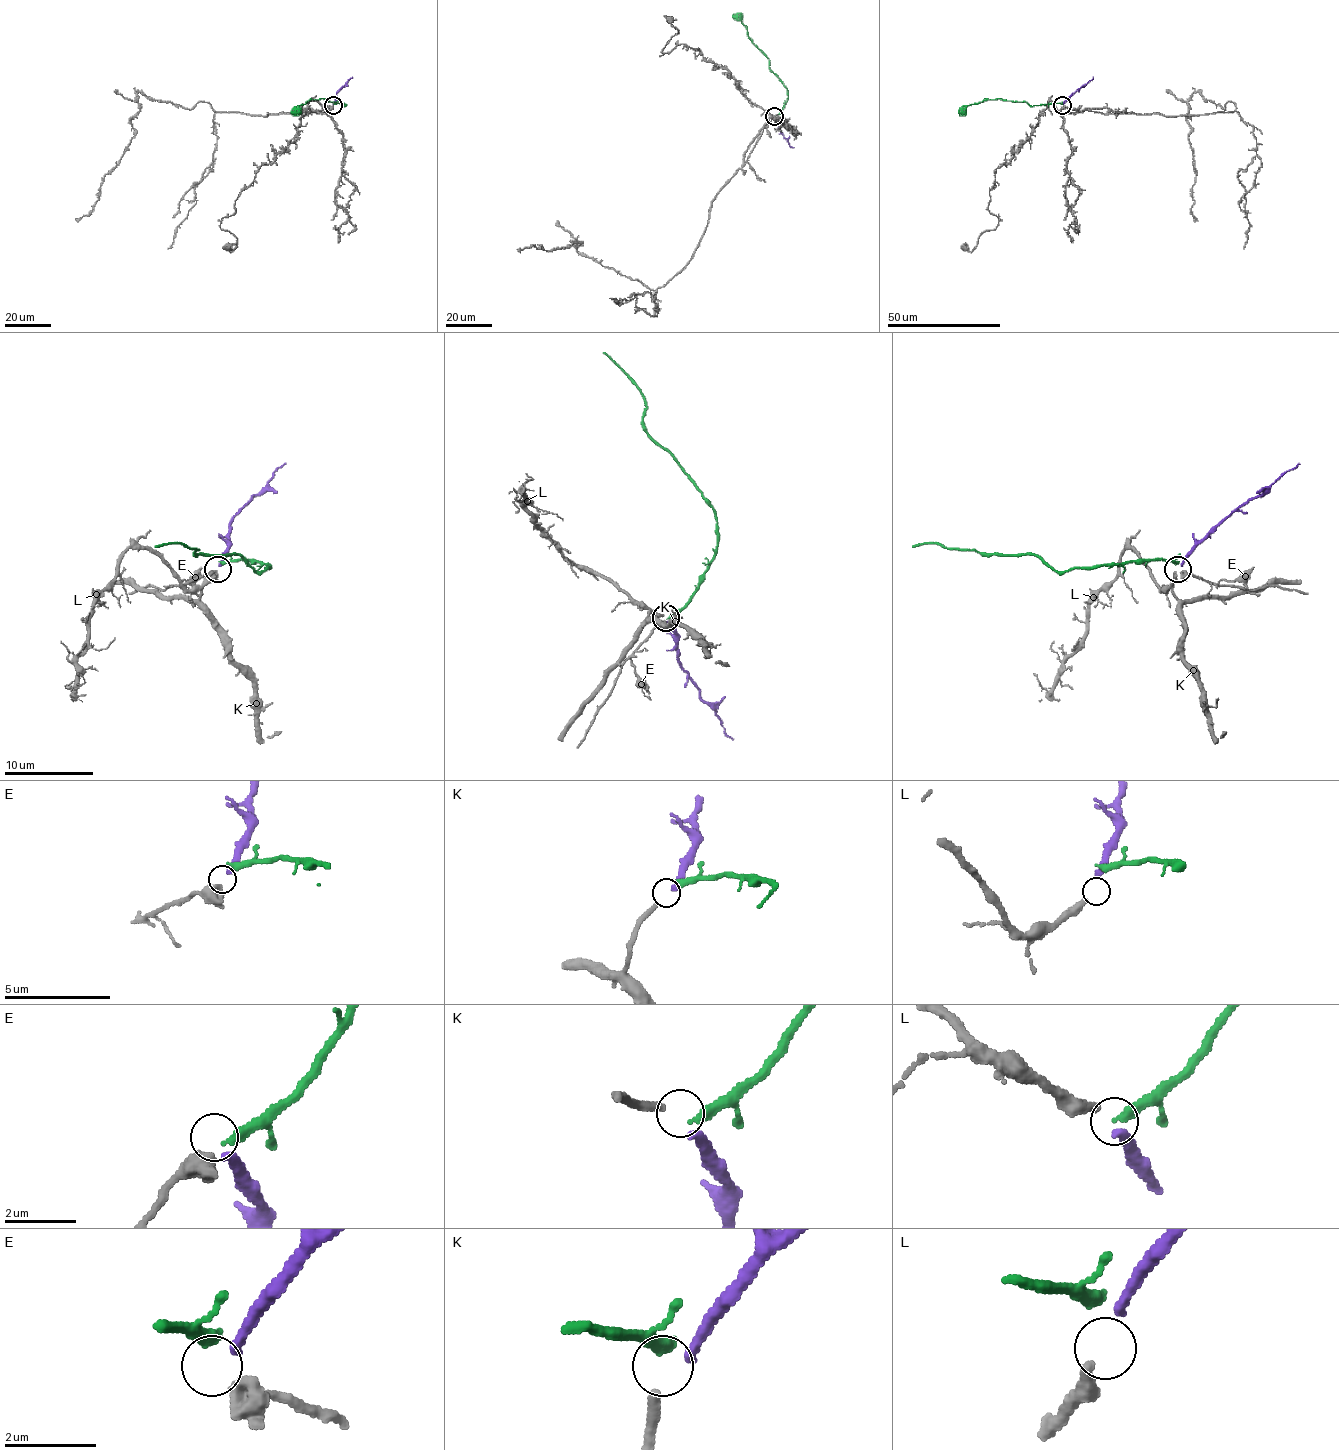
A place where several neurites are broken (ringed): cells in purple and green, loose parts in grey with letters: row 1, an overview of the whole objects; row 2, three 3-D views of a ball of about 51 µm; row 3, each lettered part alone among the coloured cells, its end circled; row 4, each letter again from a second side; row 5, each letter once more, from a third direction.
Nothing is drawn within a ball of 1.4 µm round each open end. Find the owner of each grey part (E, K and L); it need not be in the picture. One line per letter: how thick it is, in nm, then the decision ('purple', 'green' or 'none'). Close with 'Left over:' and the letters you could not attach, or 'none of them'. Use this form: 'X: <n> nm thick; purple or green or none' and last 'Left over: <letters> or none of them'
E: 420 nm thick; none
K: 220 nm thick; green
L: 320 nm thick; purple
Left over: E

